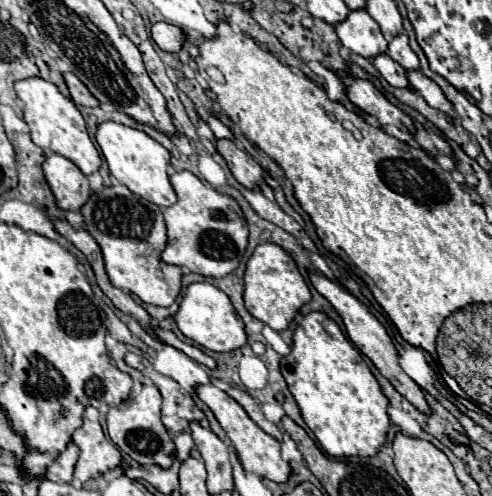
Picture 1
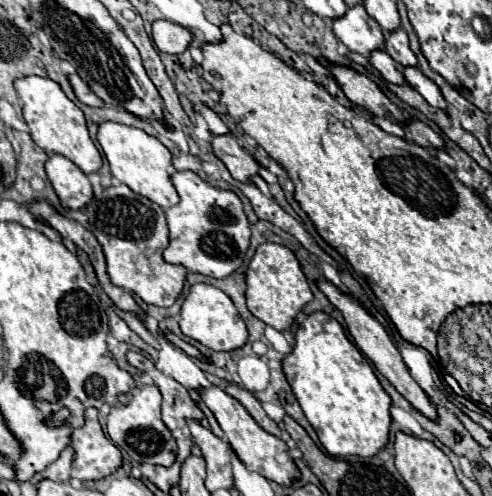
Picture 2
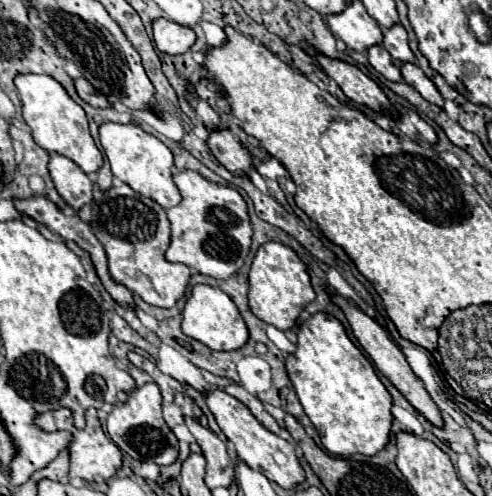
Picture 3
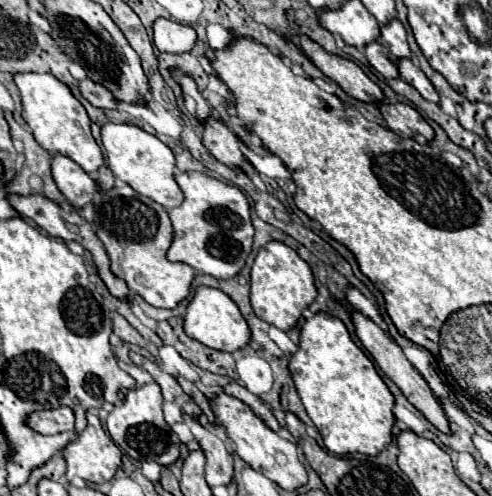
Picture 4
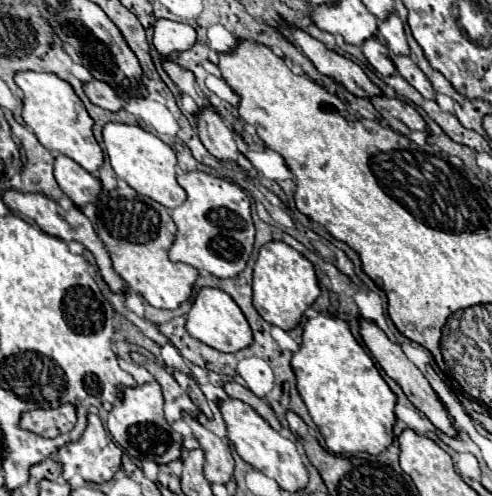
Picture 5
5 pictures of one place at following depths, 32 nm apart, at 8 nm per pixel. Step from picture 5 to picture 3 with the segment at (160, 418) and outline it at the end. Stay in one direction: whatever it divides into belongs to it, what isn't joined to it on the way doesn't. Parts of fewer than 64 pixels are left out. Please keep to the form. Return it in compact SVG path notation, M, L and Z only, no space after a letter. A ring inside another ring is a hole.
M150 382L142 388L136 388L128 394L128 400L122 406L114 406L114 410L108 414L108 434L112 442L140 462L156 462L160 466L168 466L178 458L178 438L168 428L168 424L162 418L162 394L160 388Z

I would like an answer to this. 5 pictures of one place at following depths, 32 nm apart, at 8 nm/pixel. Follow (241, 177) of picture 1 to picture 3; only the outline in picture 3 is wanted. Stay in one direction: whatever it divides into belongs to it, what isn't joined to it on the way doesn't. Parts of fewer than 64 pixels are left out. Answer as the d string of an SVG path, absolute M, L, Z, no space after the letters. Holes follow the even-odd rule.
M208 128L206 146L216 156L216 160L236 176L246 176L246 172L252 168L250 156L244 152L242 144L234 138L234 134L228 128Z

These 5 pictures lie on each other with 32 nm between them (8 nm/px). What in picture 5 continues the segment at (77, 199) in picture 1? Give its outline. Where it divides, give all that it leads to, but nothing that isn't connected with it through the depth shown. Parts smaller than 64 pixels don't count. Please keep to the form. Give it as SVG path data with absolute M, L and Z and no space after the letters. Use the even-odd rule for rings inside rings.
M64 154L56 156L54 176L66 196L70 196L72 202L80 208L88 202L94 202L96 196L102 192L102 182Z

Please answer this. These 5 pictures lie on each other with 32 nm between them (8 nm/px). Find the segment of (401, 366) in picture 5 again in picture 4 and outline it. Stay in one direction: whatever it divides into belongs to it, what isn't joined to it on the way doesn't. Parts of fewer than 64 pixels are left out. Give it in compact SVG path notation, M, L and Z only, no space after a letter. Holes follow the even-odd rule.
M354 312L354 314L352 314L352 322L354 322L354 326L356 326L356 334L358 334L360 342L364 344L364 348L370 352L370 356L372 356L374 362L380 366L380 370L382 370L392 382L396 382L396 386L402 390L402 394L408 398L408 402L410 402L412 406L416 406L440 432L450 434L450 424L448 424L448 418L446 418L446 414L444 414L444 410L442 410L438 398L434 396L434 392L430 390L430 386L426 384L426 380L422 378L422 374L408 362L408 358L404 356L402 348L400 348L396 342L392 342L380 326L376 326L370 318L362 316L360 312Z

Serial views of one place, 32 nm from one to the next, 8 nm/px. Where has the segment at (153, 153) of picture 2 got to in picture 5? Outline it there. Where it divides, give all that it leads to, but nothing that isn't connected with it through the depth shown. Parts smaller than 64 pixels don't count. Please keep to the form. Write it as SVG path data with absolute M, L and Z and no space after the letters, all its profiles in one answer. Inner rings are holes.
M110 122L102 130L110 164L118 178L128 182L136 192L160 202L166 208L178 208L186 200L184 188L176 182L176 152L158 136L142 130L140 126Z

